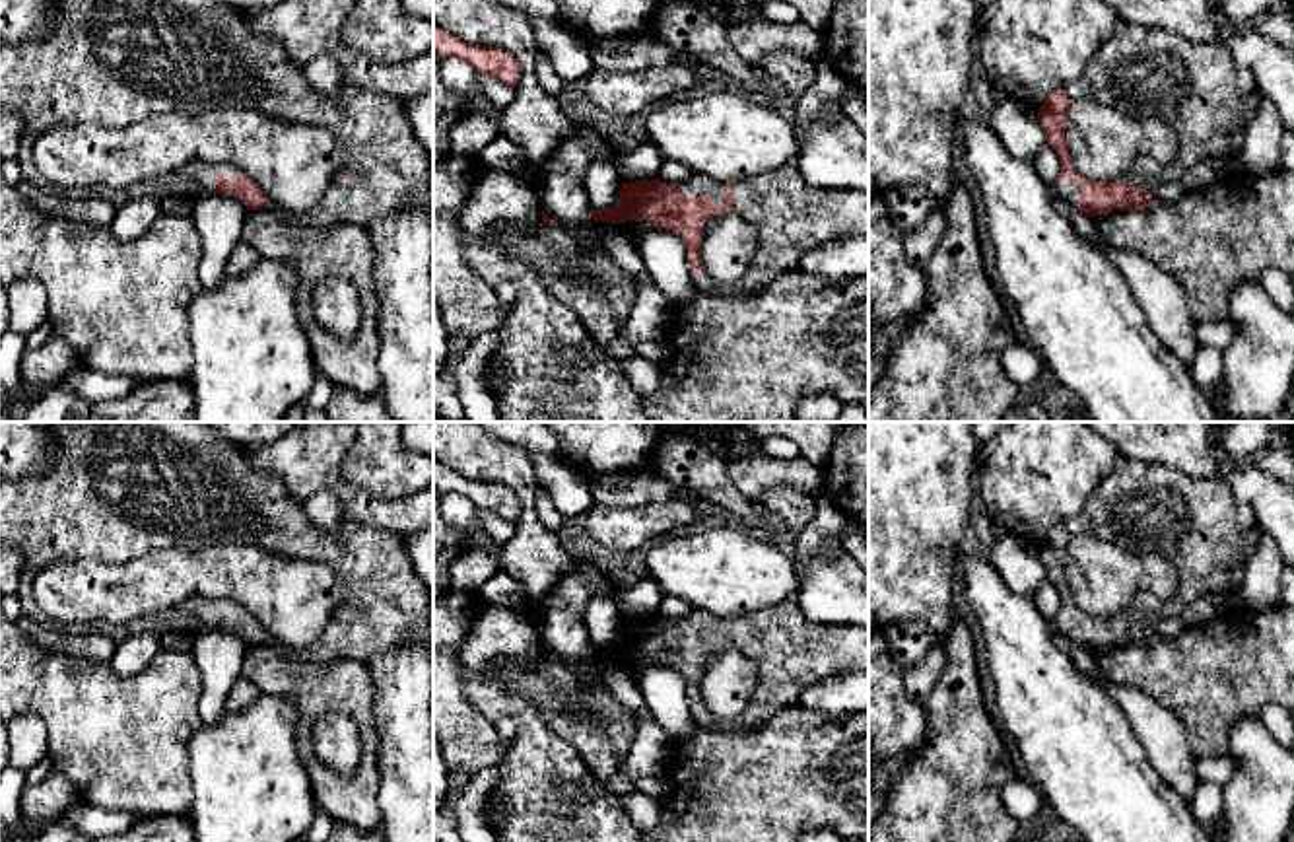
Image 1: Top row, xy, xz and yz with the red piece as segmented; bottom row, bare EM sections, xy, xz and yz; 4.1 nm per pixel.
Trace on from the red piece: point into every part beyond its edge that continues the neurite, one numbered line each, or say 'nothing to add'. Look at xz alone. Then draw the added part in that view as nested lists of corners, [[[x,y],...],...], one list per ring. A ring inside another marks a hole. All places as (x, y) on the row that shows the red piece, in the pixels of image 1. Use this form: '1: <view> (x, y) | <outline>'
1: xz (696, 185) | [[[692,175],[680,185],[680,193],[690,198],[711,193],[715,196],[715,204],[725,208],[725,183],[713,181],[705,175]]]

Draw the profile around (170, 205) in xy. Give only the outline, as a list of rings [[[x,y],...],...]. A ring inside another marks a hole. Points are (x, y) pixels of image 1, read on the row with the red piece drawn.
[[[165,196],[159,200],[161,214],[190,216],[194,196]]]

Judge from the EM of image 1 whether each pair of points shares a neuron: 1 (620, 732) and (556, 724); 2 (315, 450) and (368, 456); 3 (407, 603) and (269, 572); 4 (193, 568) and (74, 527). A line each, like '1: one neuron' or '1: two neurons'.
1: one neuron
2: two neurons
3: two neurons
4: two neurons

